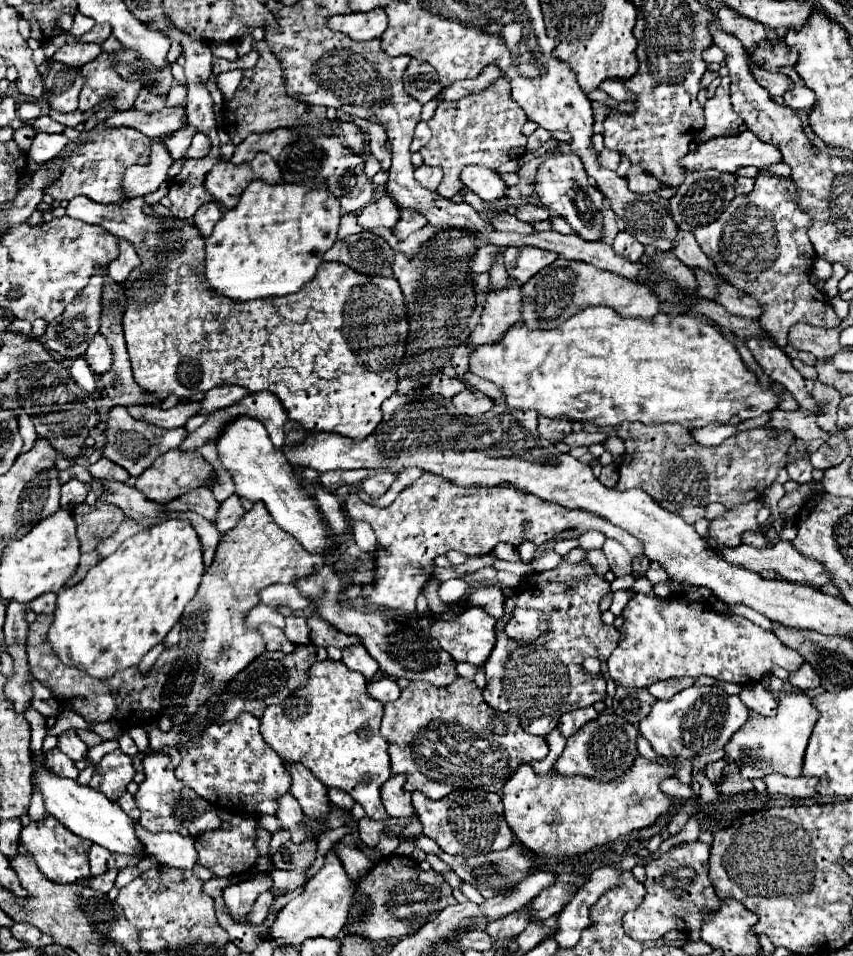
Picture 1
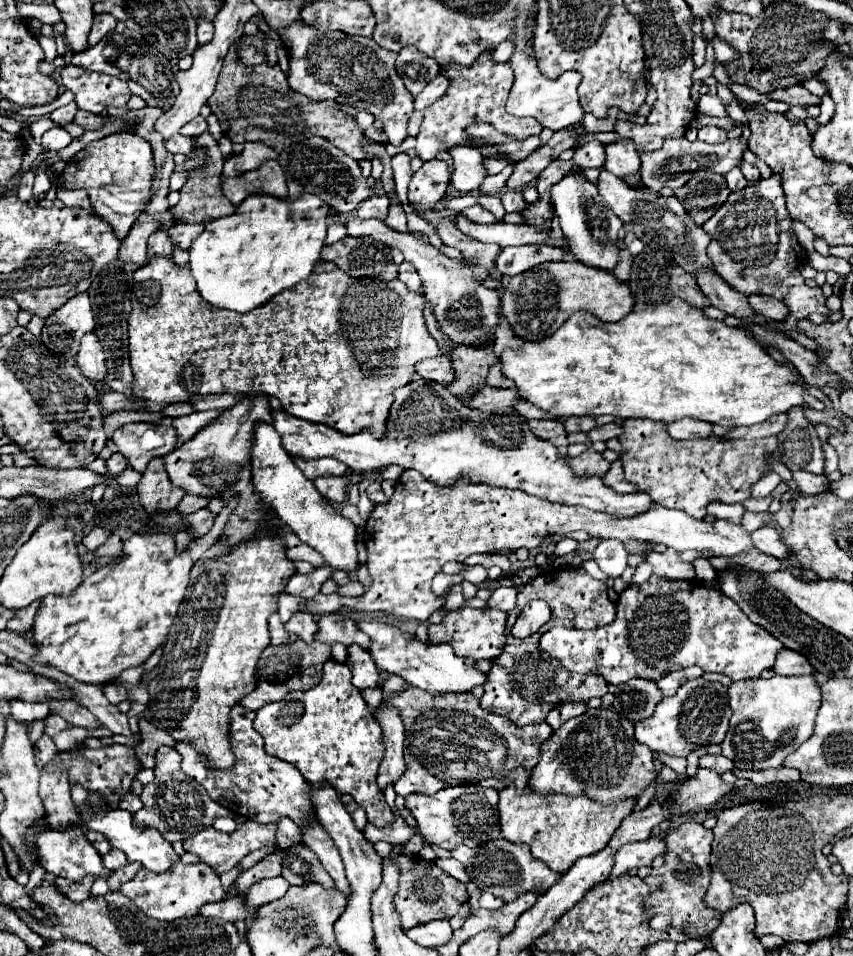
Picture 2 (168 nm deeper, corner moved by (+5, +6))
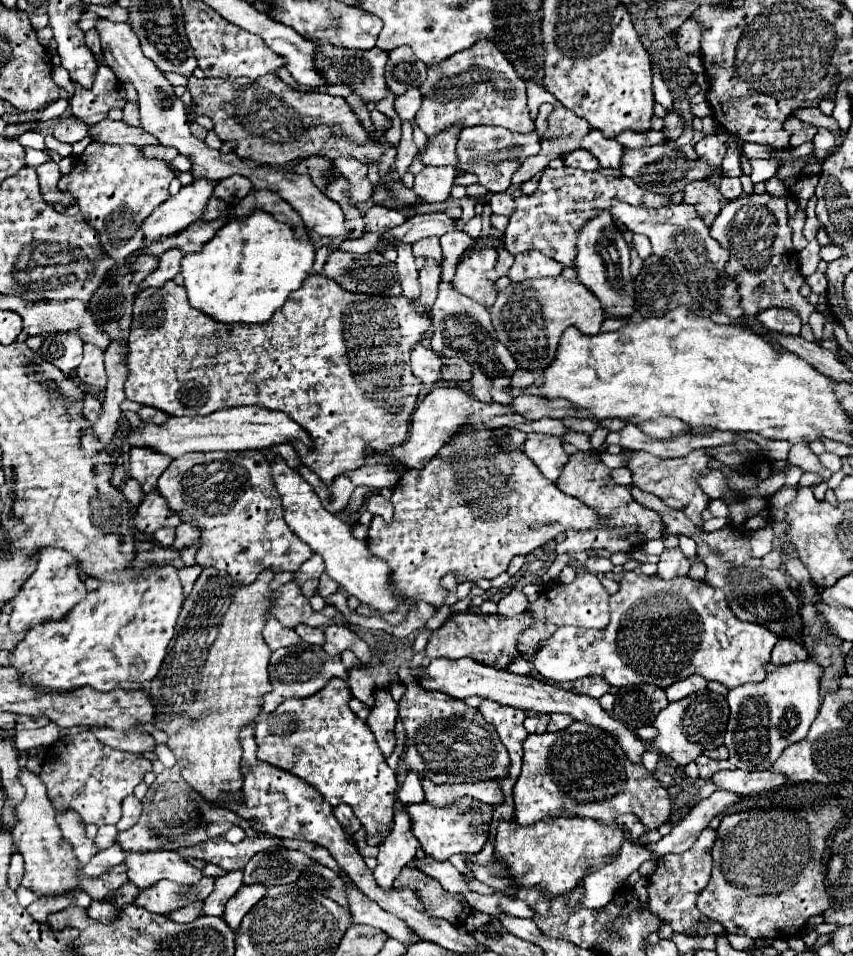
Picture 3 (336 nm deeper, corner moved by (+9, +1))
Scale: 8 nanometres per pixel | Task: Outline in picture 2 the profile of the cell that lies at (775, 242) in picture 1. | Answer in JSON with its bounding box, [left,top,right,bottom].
[704,175,830,349]

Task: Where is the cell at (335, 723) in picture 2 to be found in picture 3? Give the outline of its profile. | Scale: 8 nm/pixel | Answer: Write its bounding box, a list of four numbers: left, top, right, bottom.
[254,678,398,846]

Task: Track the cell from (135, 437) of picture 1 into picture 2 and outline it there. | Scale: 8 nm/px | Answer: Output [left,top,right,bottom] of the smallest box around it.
[112,423,176,473]

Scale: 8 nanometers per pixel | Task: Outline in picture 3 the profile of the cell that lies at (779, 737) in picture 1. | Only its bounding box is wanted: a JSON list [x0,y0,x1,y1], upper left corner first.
[724,662,822,770]

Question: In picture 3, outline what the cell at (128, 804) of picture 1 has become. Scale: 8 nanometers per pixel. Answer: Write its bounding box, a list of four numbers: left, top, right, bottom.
[116,796,142,830]

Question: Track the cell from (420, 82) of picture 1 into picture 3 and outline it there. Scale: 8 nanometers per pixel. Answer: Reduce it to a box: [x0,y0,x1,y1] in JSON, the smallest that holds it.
[386,46,426,96]

